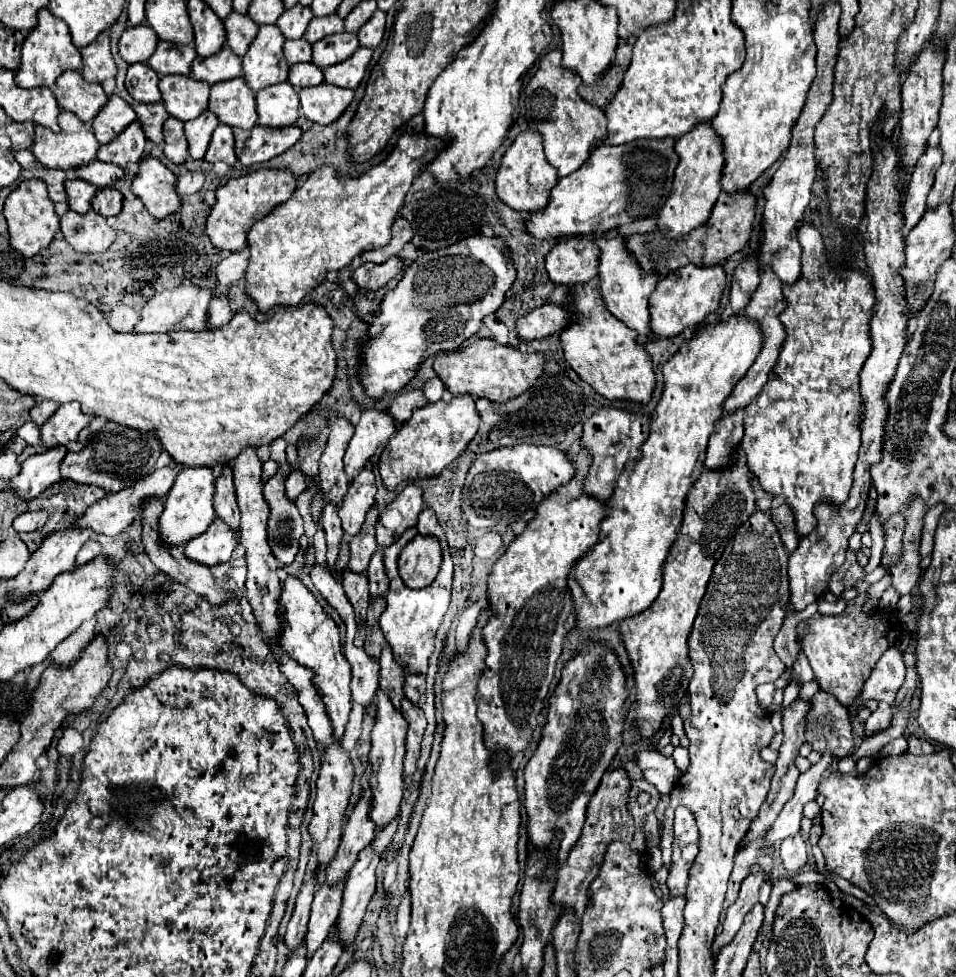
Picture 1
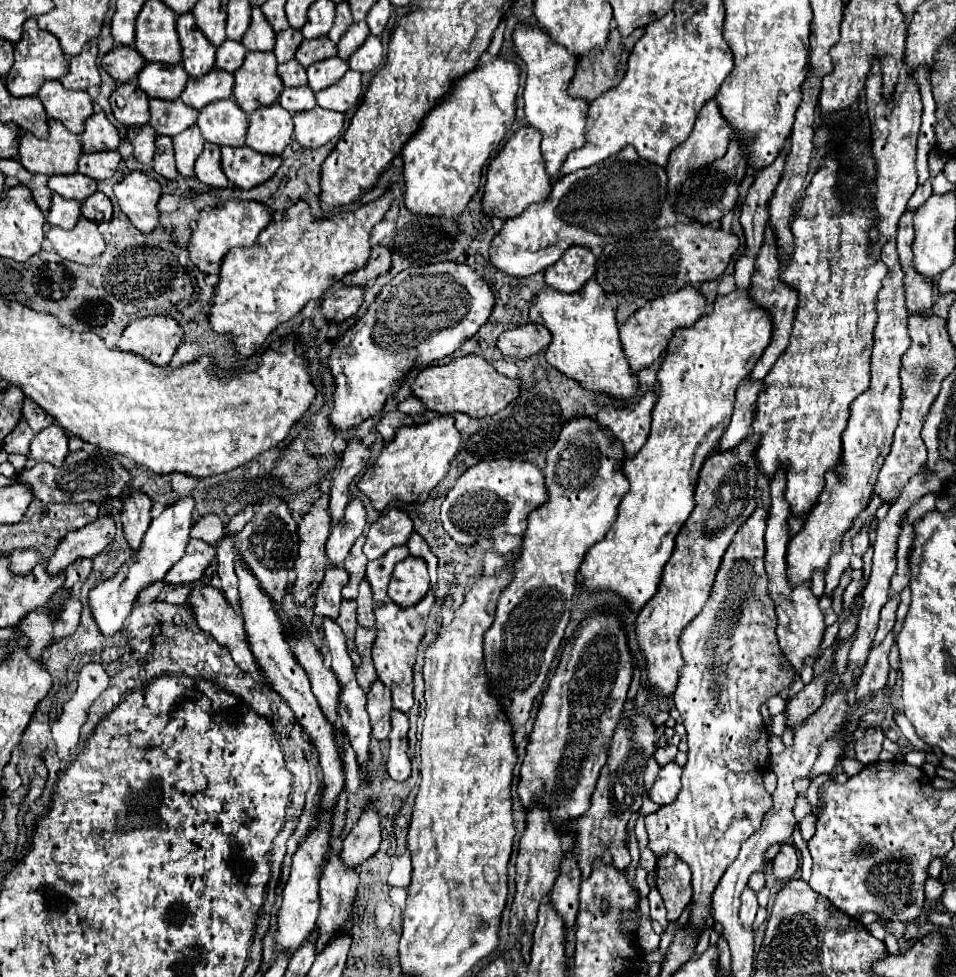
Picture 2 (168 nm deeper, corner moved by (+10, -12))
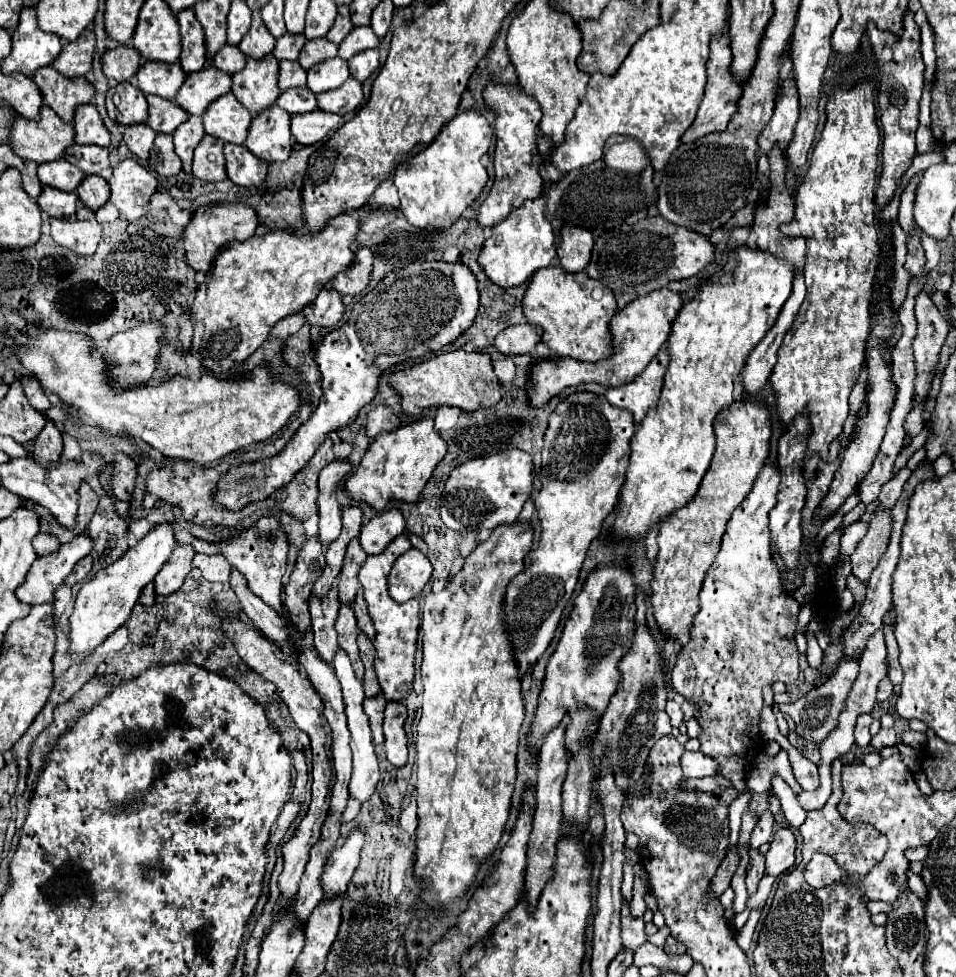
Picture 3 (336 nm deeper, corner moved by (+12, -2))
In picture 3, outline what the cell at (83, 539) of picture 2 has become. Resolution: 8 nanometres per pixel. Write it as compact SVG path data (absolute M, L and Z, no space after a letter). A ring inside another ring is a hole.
M80 533L70 543L62 543L56 553L38 557L18 589L18 599L30 605L52 603L54 589L66 579L74 565L92 551L92 547L94 539L88 533Z

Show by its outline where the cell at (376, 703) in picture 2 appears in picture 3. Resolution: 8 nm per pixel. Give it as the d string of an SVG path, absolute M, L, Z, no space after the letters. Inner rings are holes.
M378 693L376 697L364 699L364 711L366 711L366 715L370 717L370 729L372 729L374 745L380 745L380 743L384 741L384 733L382 733L384 707L386 707L386 699L384 699L382 693Z

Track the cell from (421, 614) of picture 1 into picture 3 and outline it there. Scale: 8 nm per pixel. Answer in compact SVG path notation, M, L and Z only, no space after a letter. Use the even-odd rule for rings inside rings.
M378 555L366 557L358 573L358 581L364 589L368 613L376 627L376 639L374 639L376 677L388 701L404 701L412 691L412 679L414 679L414 653L416 653L416 637L418 637L418 625L420 625L418 621L420 603L416 599L408 603L396 603L388 595L388 585L386 585L386 577L382 577L382 561L378 561Z

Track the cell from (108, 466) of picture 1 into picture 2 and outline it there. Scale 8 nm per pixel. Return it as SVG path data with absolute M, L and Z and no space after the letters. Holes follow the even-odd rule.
M76 451L68 455L62 467L50 467L48 463L38 463L32 469L20 471L18 481L26 483L32 495L42 503L78 503L78 501L106 501L122 497L130 481L130 473L126 465L120 463L116 457Z

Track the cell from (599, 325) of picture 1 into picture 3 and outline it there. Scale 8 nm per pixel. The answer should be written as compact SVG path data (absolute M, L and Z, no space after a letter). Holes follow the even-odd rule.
M558 265L538 269L522 299L524 315L528 323L544 329L542 341L560 357L572 357L576 361L600 361L614 353L610 319L616 313L616 299L606 285L590 279L586 273L562 273ZM602 289L602 299L594 299L592 291Z

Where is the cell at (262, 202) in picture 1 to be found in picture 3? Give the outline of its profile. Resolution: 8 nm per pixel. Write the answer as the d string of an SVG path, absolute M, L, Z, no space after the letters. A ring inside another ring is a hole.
M214 203L198 207L192 221L184 229L184 247L186 247L186 261L192 269L206 273L212 267L212 261L218 249L230 241L244 241L256 233L258 215L250 205L244 203Z

